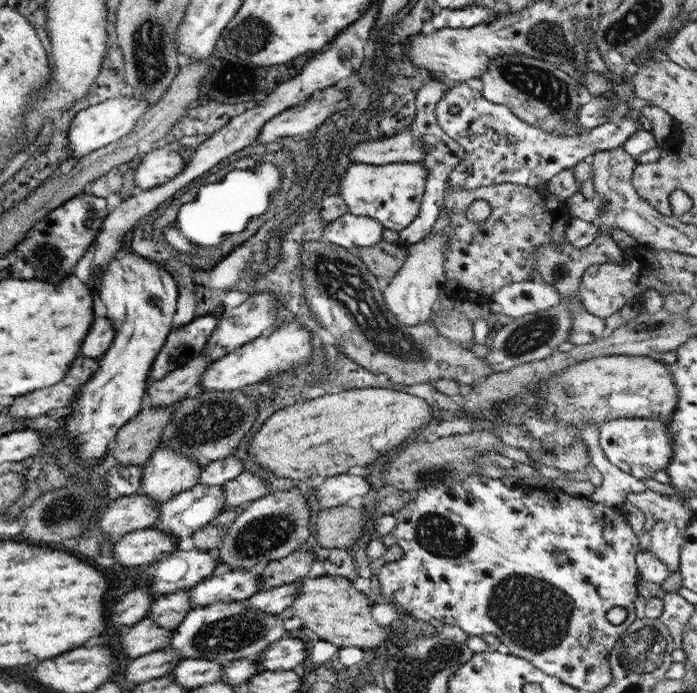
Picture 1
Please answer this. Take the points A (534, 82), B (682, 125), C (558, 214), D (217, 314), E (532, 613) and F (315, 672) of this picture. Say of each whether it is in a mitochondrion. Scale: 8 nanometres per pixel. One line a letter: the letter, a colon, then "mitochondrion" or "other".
A: mitochondrion
B: other
C: other
D: other
E: mitochondrion
F: other

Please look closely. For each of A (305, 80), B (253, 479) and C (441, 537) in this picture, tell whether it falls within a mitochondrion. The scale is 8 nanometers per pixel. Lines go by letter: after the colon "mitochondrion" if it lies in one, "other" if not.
A: other
B: other
C: mitochondrion

